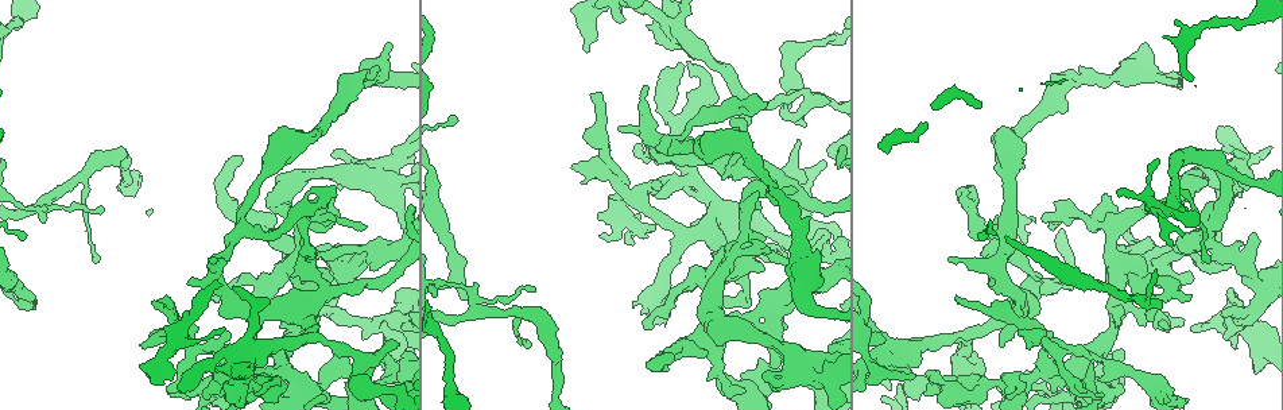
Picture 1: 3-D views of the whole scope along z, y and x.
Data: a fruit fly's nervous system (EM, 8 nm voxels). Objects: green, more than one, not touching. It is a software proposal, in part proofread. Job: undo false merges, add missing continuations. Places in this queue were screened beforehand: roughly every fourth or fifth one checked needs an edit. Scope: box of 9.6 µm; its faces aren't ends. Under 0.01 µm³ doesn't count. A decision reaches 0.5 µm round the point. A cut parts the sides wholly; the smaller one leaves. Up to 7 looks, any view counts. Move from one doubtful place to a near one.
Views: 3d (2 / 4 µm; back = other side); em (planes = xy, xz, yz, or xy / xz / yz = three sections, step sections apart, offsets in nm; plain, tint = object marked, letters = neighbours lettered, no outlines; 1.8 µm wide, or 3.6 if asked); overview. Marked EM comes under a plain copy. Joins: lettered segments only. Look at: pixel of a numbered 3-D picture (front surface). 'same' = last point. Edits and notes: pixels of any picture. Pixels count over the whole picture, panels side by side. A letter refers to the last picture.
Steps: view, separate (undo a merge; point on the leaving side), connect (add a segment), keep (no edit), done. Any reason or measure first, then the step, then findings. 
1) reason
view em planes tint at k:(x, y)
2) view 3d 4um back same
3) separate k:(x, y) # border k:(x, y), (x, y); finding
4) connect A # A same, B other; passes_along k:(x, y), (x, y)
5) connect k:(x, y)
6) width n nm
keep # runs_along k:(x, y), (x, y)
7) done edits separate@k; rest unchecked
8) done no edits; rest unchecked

sudden change in width
view em planes letters at 1:(452, 392)

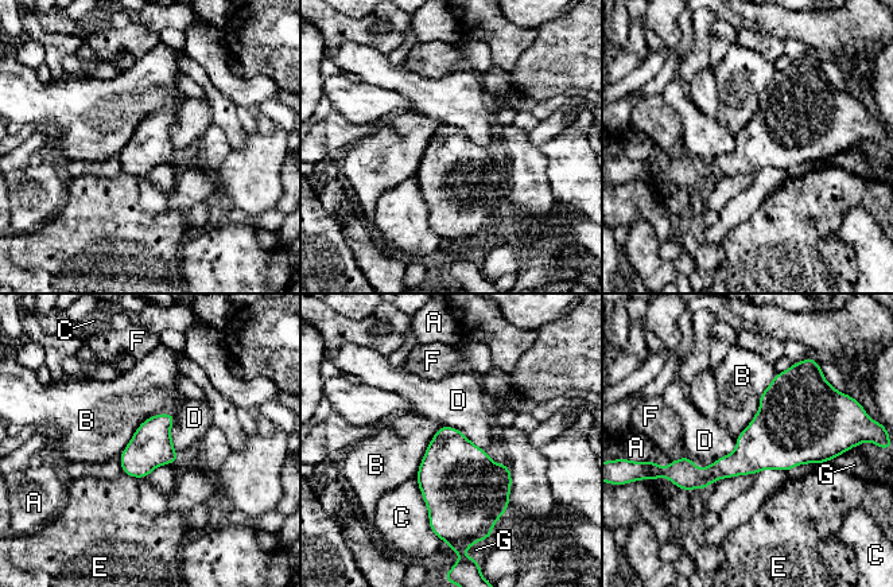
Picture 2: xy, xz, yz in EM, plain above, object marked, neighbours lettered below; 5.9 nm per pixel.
width 260 nm
separate 2:(683, 473) # A other, B other, C other, D other, E other, F other, G other; border 2:(713, 463), (718, 478); two neurons meet here

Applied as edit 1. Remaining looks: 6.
sharp bend
view 3d 2um at 1:(440, 280)

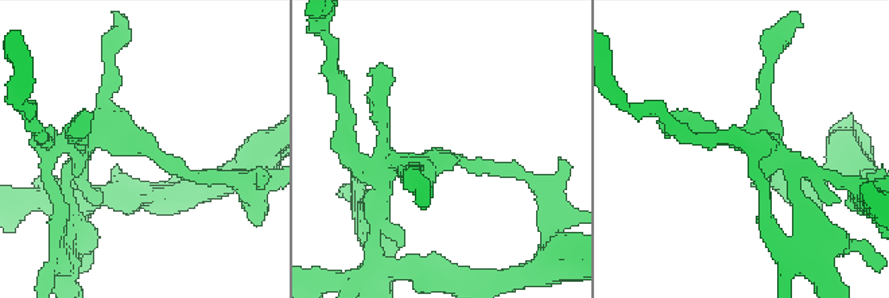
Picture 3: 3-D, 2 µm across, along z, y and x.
now the EM
view em 3.6um planes tint at 3:(147, 154)

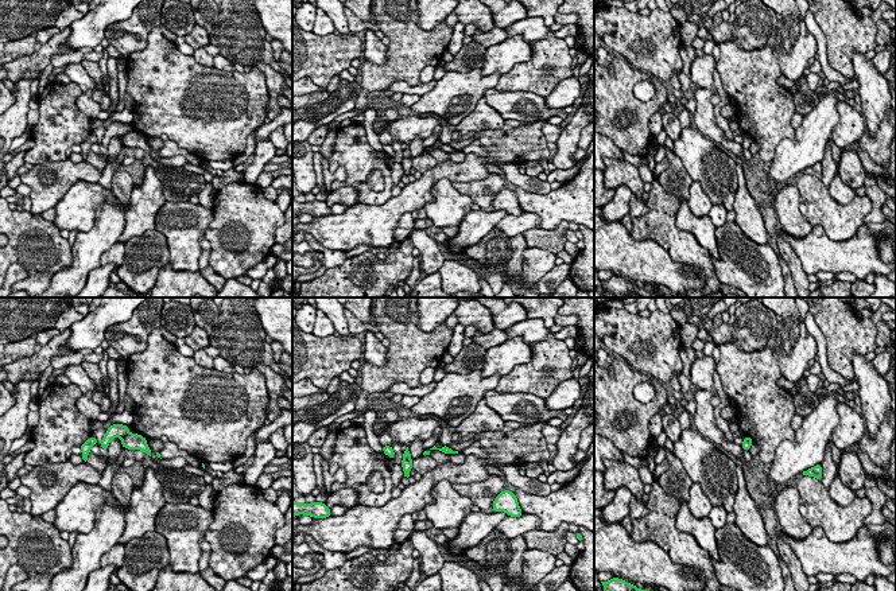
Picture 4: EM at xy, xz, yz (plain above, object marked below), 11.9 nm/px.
see the neighbours
view em 3.6um planes letters same

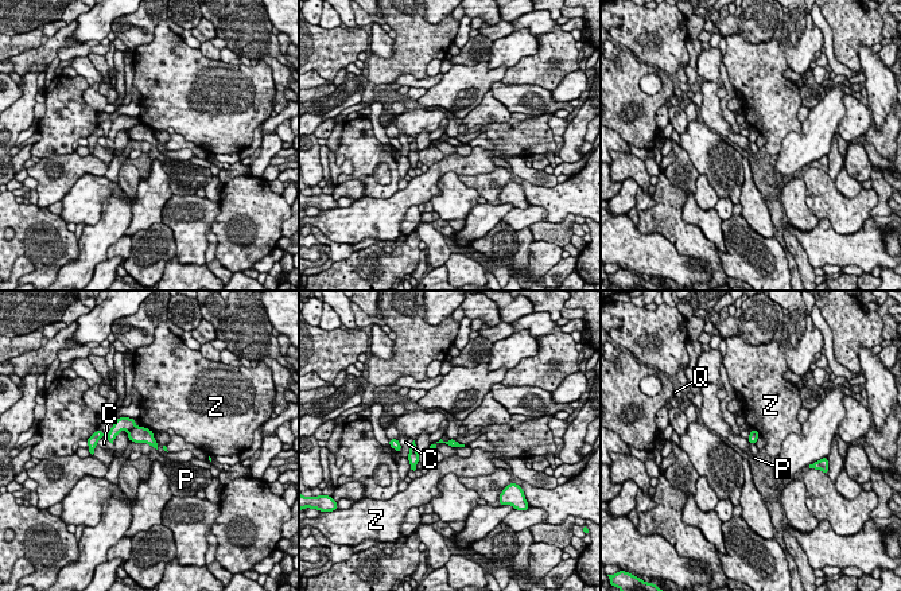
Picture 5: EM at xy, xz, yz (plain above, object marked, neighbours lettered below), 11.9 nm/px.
separate 5:(139, 434) # C other, P other, Q other, Z other; border 5:(135, 426), (128, 431); a second neuron is stuck on

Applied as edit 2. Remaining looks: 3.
view overview

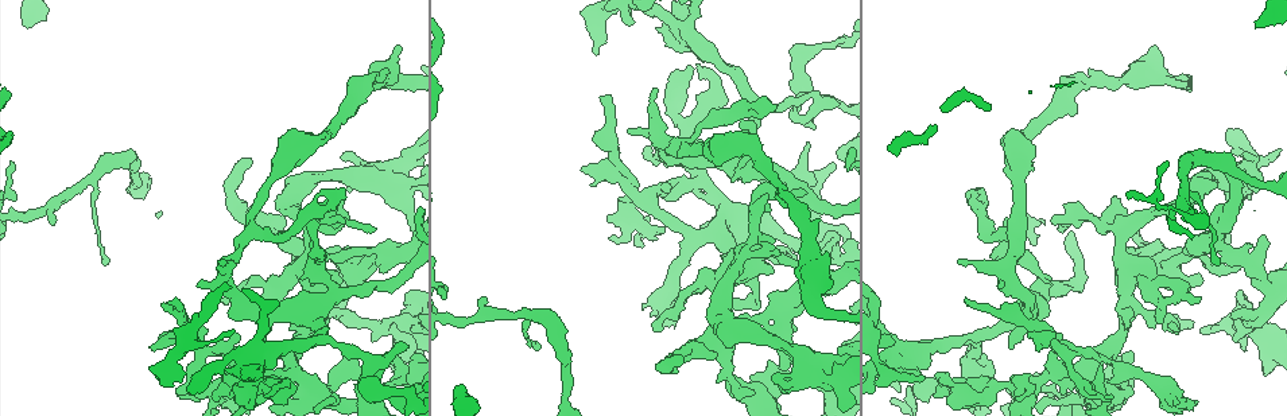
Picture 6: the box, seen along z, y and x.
branch stops here
view em yz step 8 letters at 6:(890, 345)

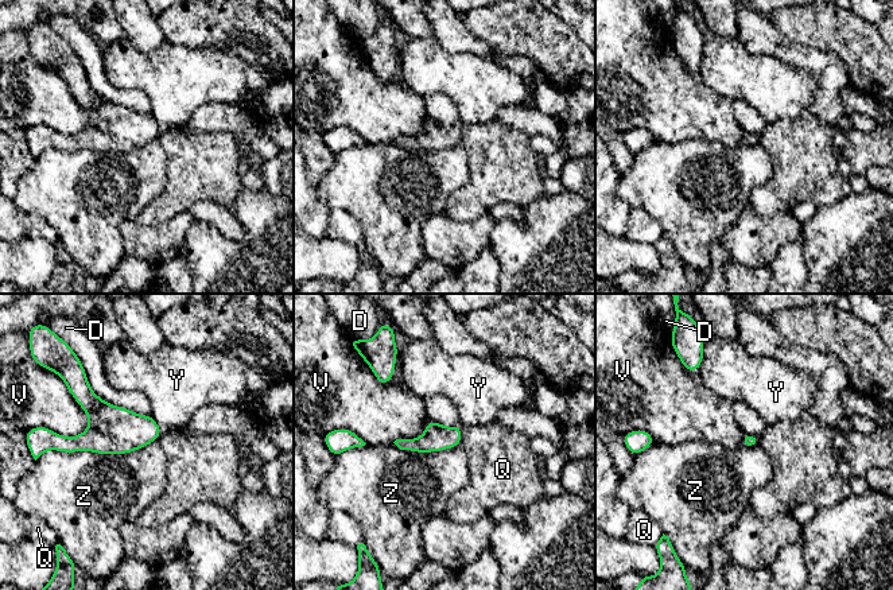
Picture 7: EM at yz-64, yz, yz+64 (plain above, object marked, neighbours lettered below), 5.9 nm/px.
view em planes letters same

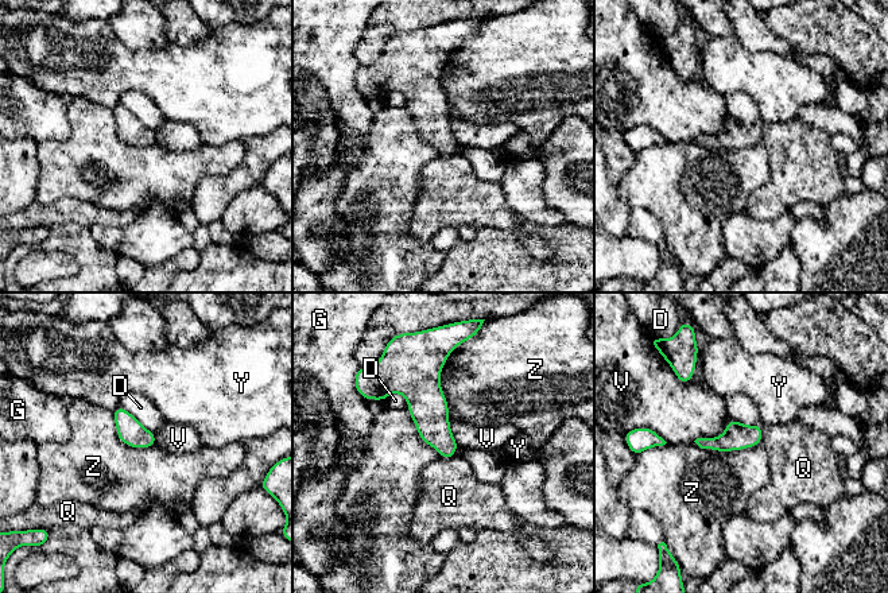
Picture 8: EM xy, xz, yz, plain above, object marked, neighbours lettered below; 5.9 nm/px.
keep # D other, G other, Q other, V other, Y other, Z other; border 8:(694, 441), (716, 450), (760, 445); none of them fits

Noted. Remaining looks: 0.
done edits separate@2, separate@5; rest unchecked

